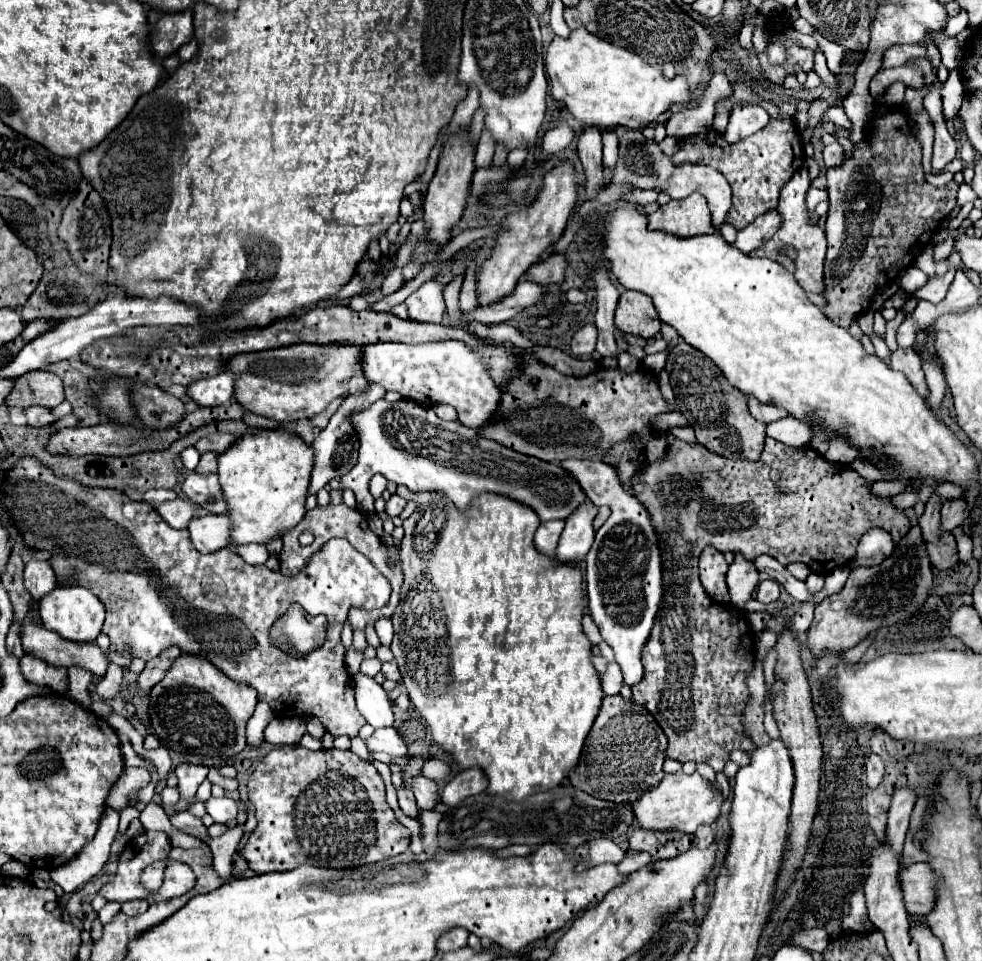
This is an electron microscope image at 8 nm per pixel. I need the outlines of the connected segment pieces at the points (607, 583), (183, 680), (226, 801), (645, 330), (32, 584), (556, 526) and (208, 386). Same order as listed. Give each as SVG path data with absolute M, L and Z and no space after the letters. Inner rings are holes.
M574 458L560 464L580 482L582 490L594 504L608 504L612 508L610 518L596 532L596 540L586 556L586 592L590 616L602 638L614 650L624 682L634 686L642 680L642 646L646 646L650 638L664 594L658 534L650 522L648 510L622 488L616 466Z
M180 656L150 692L150 724L168 750L200 758L232 758L246 748L246 724L256 708L256 690L232 682L200 656Z
M228 796L210 798L210 800L206 802L206 812L214 818L214 822L228 824L230 820L236 820L238 804L236 804L232 798L228 798Z
M634 290L622 292L616 308L618 330L642 338L652 338L660 330L660 324L662 322L654 310L654 304L646 294Z
M30 560L24 568L24 586L30 592L32 600L40 600L56 588L56 576L46 560Z
M558 520L542 522L534 534L534 548L552 558L562 530L564 530L564 522L558 522Z
M222 372L218 376L192 382L188 386L188 396L200 406L220 406L234 398L236 376L232 372Z

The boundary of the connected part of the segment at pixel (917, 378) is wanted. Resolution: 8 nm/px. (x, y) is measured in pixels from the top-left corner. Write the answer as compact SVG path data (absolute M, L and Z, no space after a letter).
M898 348L890 354L890 366L910 380L910 384L918 390L920 396L928 396L928 386L924 380L924 372L920 368L920 356L914 352L914 348Z

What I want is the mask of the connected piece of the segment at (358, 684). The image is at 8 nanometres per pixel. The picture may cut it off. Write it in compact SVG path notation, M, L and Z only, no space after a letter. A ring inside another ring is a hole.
M354 674L352 682L356 692L356 706L360 714L366 718L366 722L374 728L392 726L392 706L384 688L374 678L368 678L364 674Z

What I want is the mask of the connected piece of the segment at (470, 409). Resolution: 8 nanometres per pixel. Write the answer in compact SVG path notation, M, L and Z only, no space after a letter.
M442 340L430 344L394 344L378 342L362 348L364 374L370 382L396 390L422 406L450 404L456 408L458 418L468 428L484 426L496 412L500 388L494 384L484 354L458 340Z

